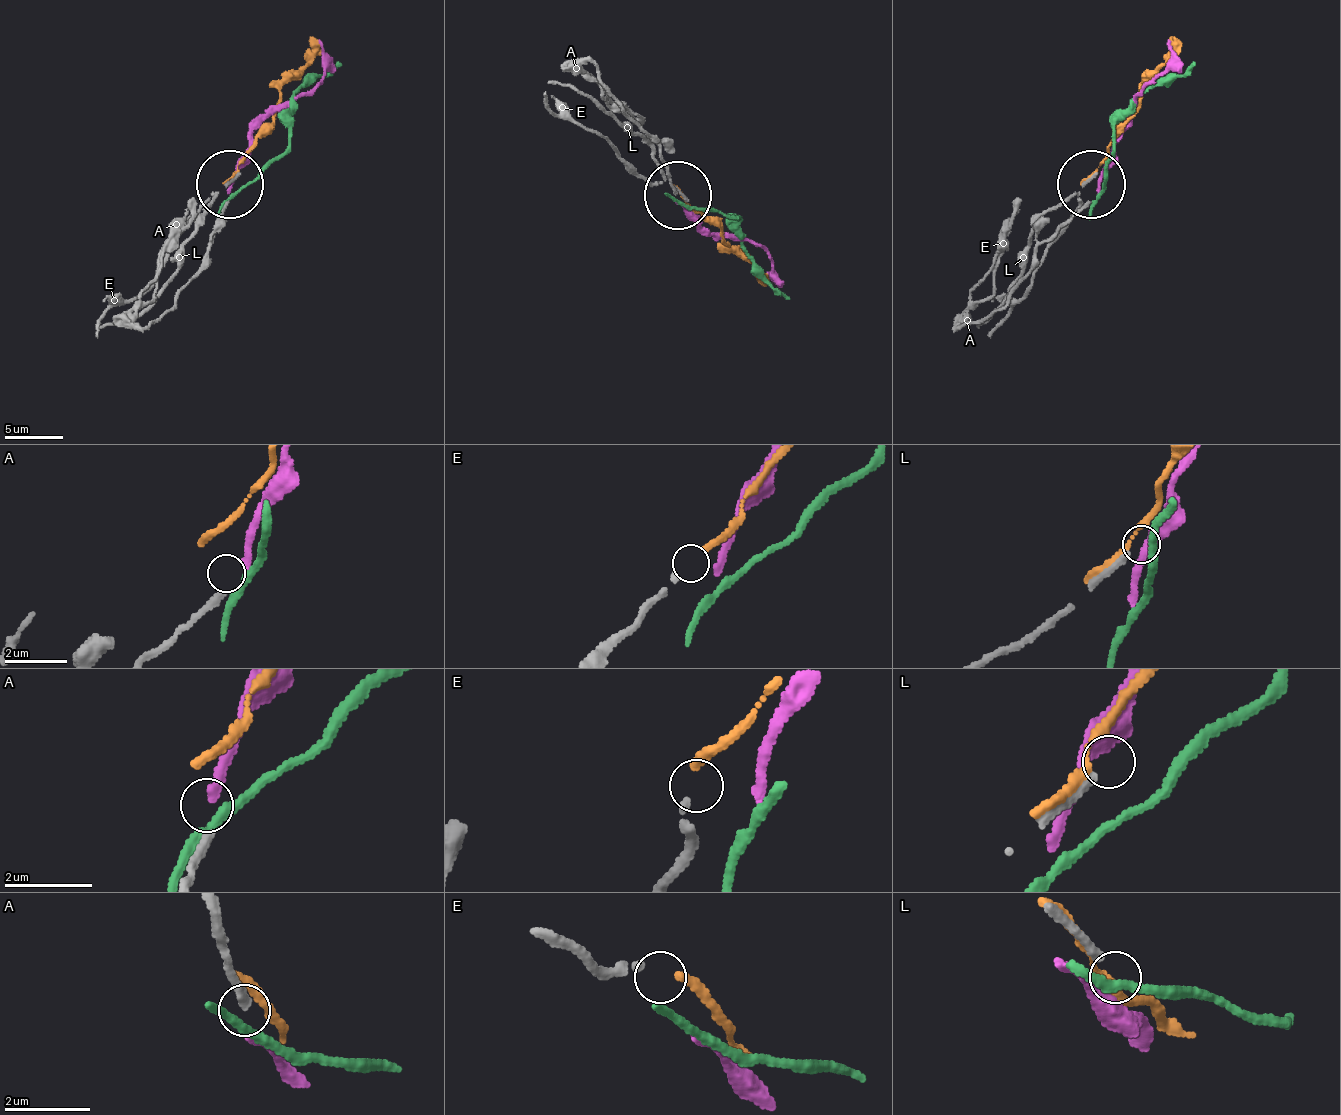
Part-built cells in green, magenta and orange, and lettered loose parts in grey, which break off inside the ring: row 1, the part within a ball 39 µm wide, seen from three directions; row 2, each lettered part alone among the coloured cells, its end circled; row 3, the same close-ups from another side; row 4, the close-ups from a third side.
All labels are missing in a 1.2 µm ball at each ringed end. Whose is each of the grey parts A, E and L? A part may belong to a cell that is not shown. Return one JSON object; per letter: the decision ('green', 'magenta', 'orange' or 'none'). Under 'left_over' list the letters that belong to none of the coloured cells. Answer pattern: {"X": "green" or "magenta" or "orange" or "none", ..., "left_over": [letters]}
{"A": "none", "E": "orange", "L": "none", "left_over": ["A", "L"]}

